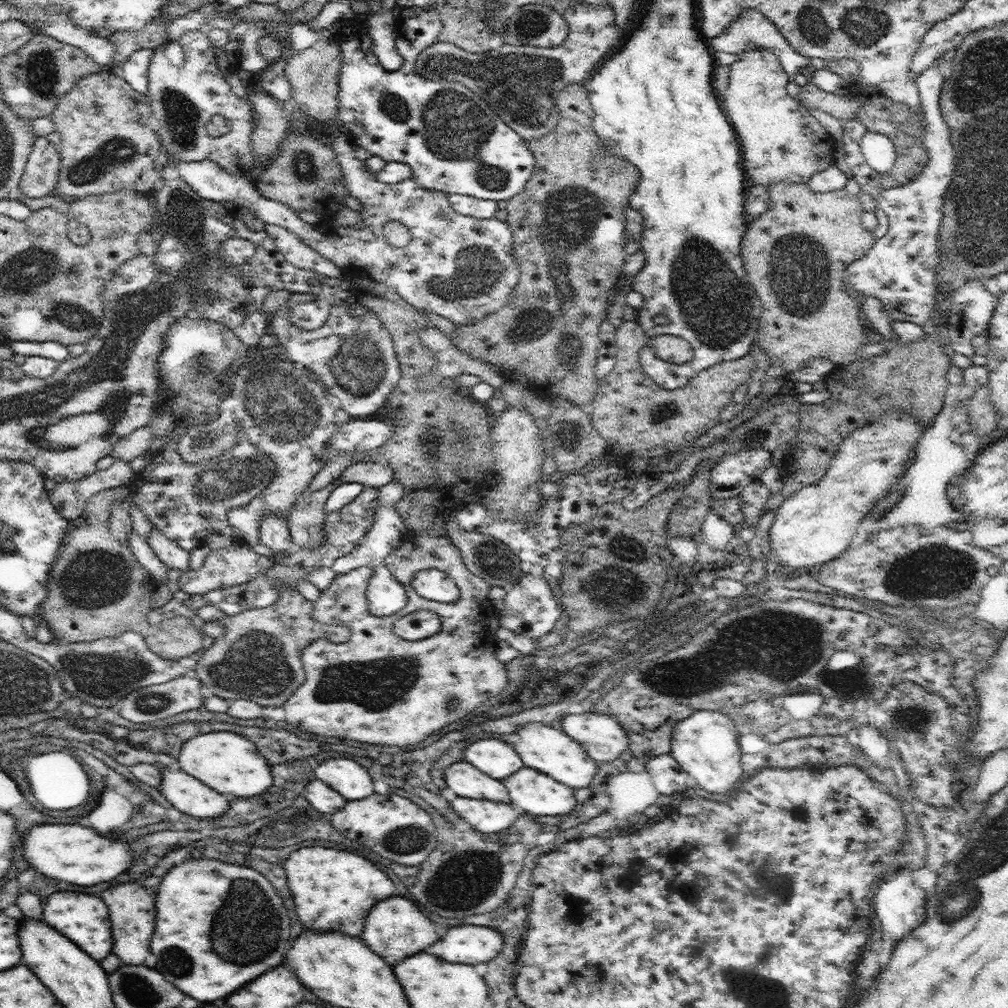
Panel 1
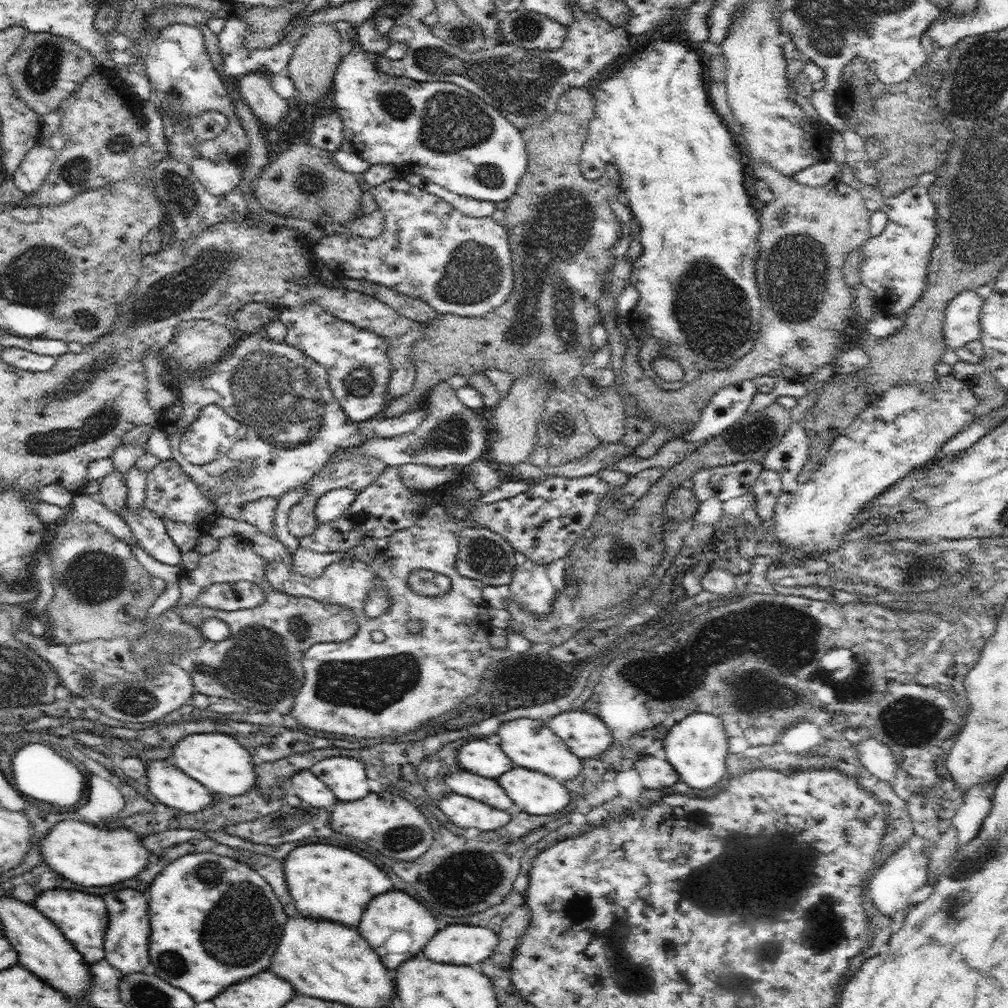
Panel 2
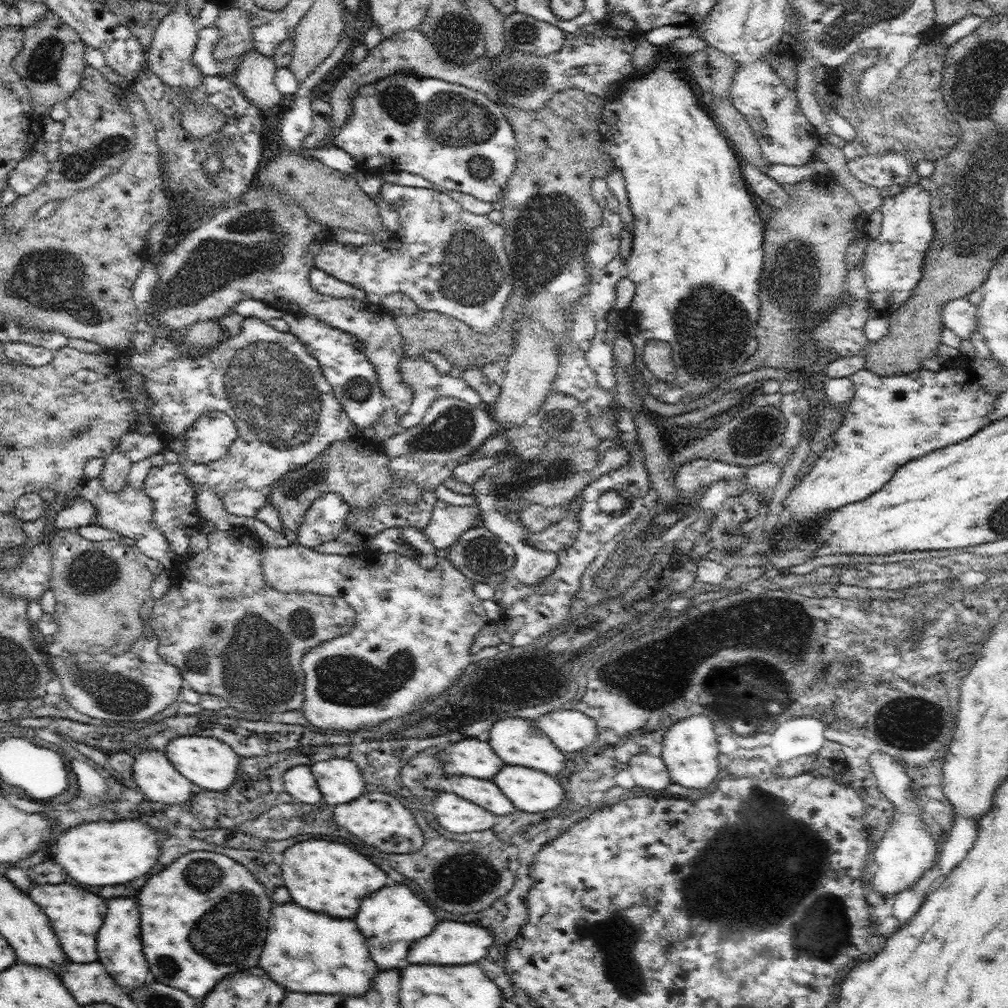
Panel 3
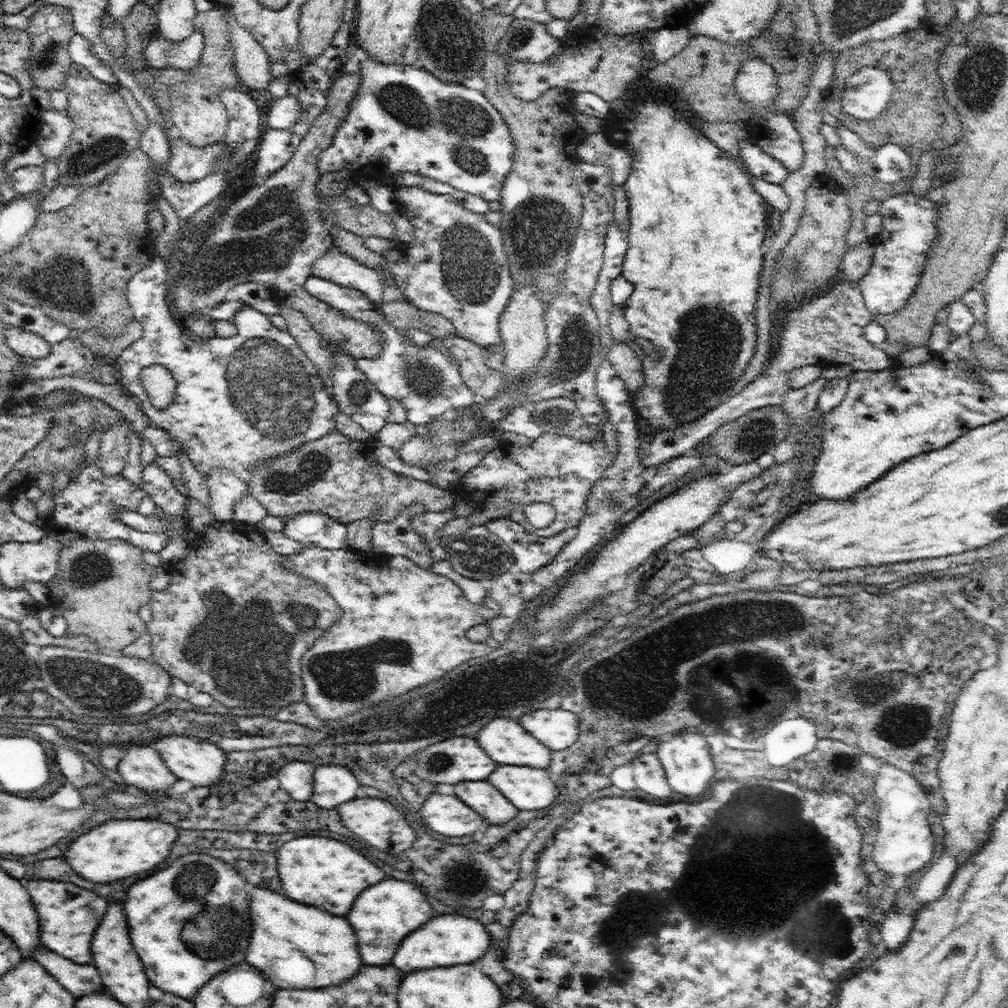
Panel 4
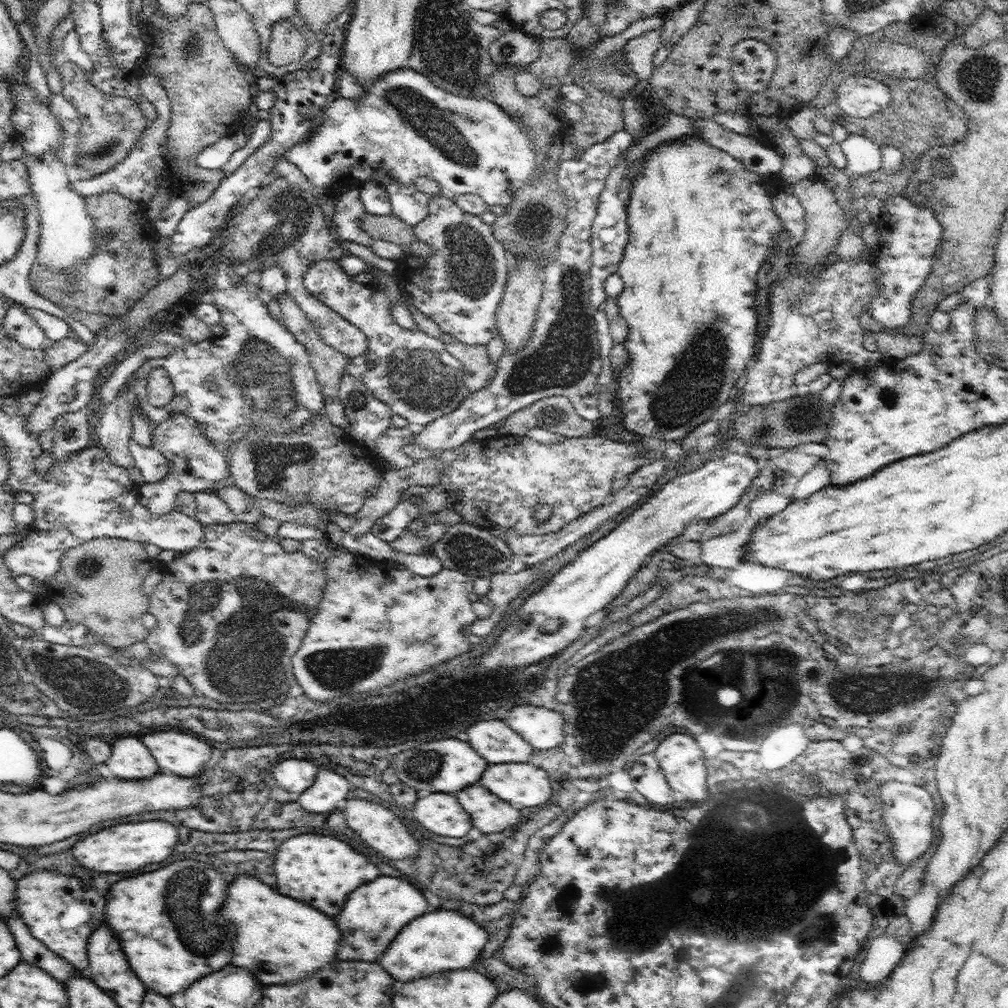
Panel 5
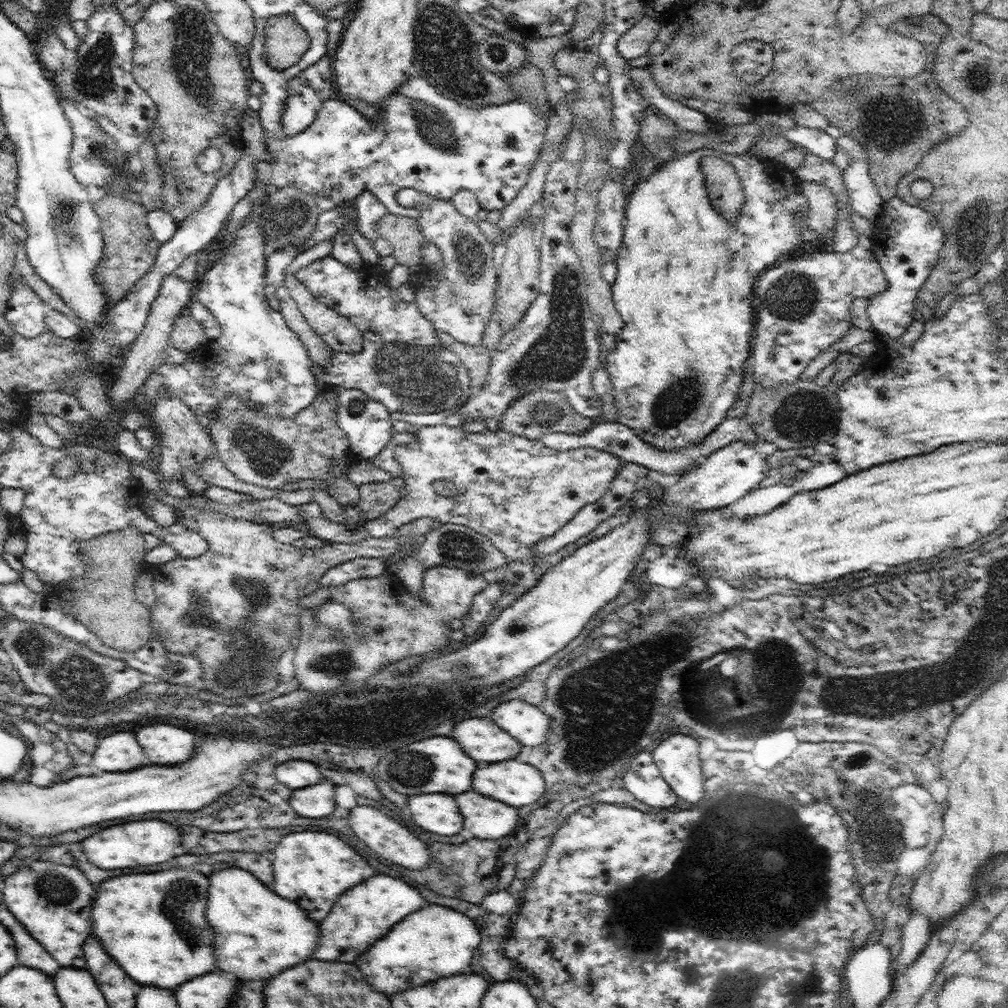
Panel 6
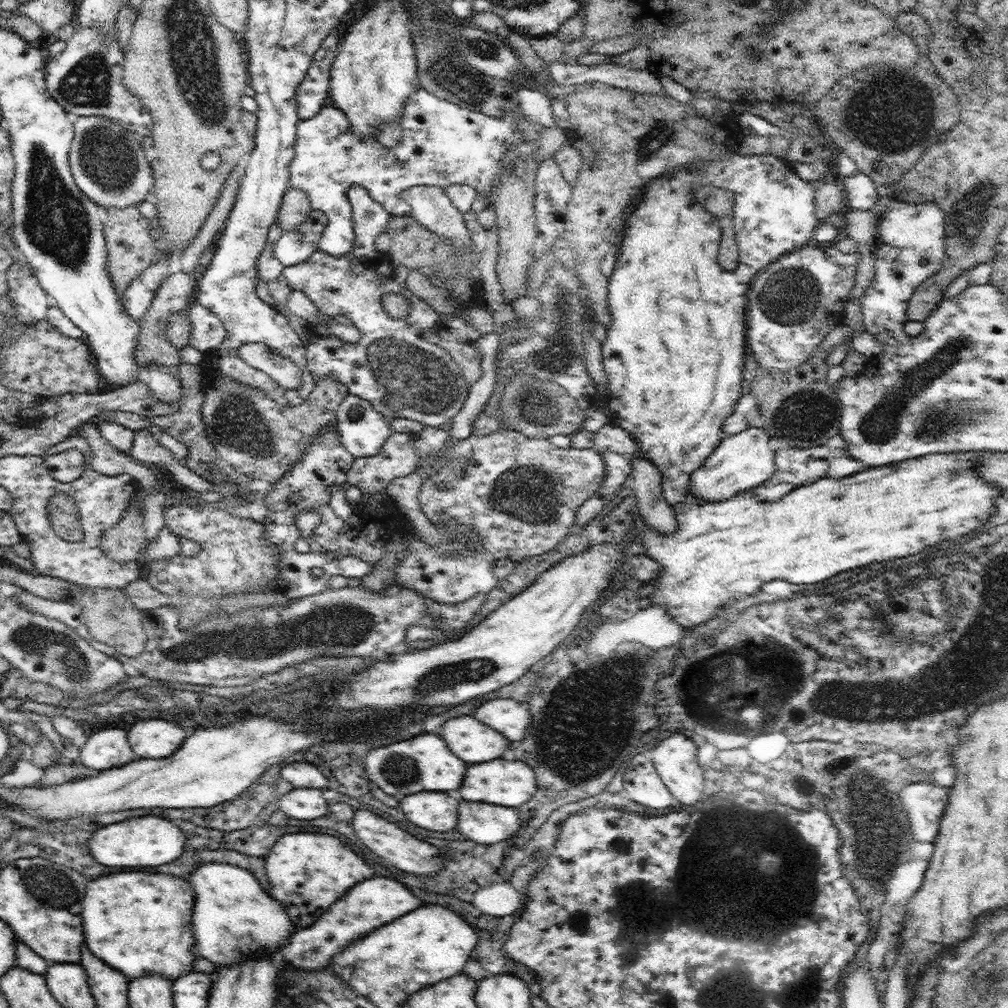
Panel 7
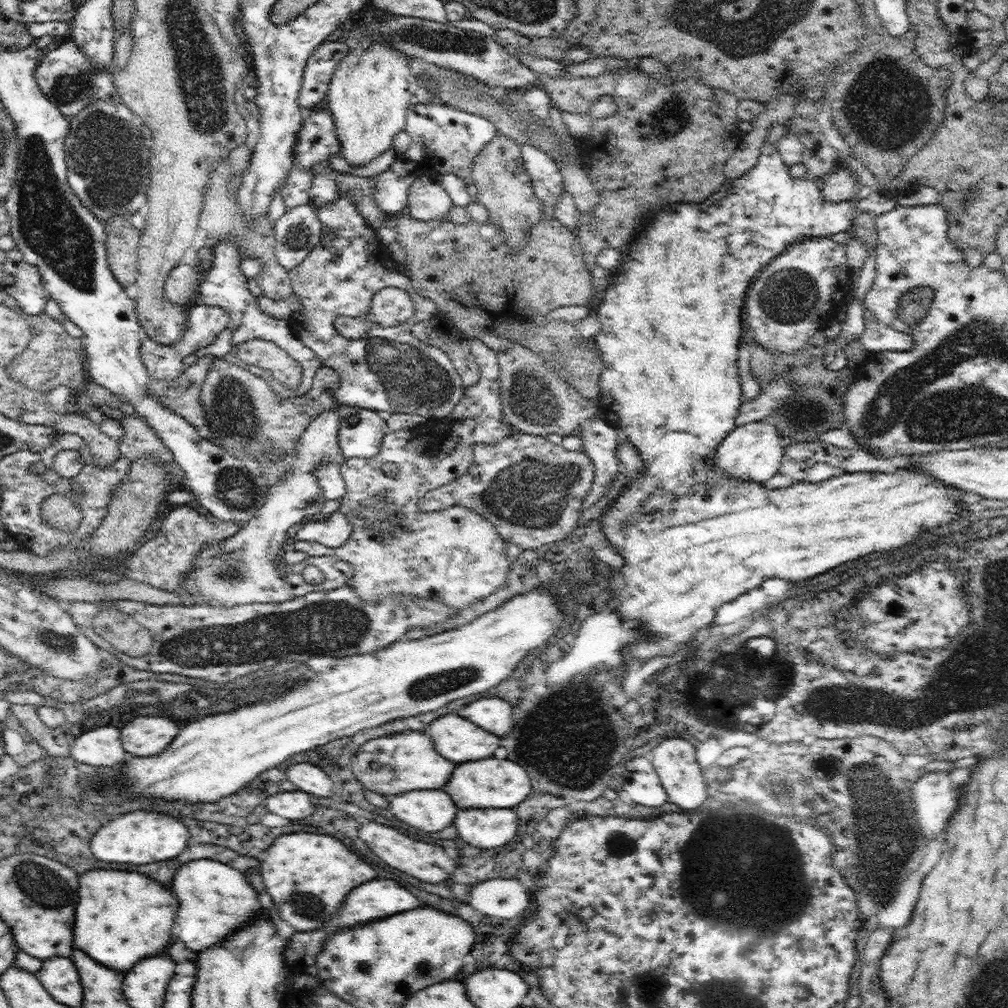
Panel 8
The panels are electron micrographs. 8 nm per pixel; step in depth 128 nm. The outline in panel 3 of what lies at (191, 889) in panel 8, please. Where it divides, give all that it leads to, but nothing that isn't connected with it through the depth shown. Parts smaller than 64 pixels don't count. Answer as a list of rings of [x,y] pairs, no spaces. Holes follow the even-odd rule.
[[[294,902],[280,904],[280,906],[274,904],[274,908],[270,910],[270,916],[274,924],[270,926],[258,965],[270,975],[274,982],[283,986],[287,991],[342,996],[361,996],[372,987],[379,968],[368,954],[366,940],[362,944],[362,934],[356,928],[354,920],[340,920],[340,918],[326,916],[322,912],[312,912]]]

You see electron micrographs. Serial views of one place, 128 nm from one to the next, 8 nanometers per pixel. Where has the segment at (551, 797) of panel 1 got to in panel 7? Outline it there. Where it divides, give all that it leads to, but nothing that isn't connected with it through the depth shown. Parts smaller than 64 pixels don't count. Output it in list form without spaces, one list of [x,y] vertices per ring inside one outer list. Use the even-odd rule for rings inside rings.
[[[490,760],[486,764],[470,764],[466,768],[462,788],[458,788],[462,800],[470,802],[488,802],[504,807],[522,806],[532,798],[536,792],[536,776],[530,766],[518,762],[518,760]]]

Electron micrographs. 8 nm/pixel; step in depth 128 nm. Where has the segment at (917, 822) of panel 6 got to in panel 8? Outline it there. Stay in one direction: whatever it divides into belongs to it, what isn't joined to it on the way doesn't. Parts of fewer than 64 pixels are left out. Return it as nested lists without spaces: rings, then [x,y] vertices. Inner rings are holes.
[[[928,772],[914,784],[912,800],[916,806],[918,824],[928,838],[944,832],[946,822],[958,812],[962,788],[950,779],[950,772]]]

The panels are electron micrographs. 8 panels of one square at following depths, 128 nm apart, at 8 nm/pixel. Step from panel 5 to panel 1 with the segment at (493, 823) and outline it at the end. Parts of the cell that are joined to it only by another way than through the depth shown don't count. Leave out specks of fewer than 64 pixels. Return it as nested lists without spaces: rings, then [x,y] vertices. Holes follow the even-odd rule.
[[[456,761],[445,770],[445,780],[447,787],[457,796],[510,804],[508,790],[504,788],[504,784],[483,773],[470,762]]]

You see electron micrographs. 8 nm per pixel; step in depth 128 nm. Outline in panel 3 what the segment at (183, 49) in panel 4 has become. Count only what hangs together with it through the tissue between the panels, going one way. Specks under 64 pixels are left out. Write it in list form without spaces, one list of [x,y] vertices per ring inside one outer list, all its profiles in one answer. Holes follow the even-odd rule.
[[[216,26],[212,27],[199,27],[197,32],[198,42],[197,47],[194,49],[194,55],[192,55],[192,62],[202,70],[202,74],[210,76],[225,76],[236,72],[239,58],[228,58],[224,62],[218,62],[214,58],[214,45],[218,43],[219,33]]]

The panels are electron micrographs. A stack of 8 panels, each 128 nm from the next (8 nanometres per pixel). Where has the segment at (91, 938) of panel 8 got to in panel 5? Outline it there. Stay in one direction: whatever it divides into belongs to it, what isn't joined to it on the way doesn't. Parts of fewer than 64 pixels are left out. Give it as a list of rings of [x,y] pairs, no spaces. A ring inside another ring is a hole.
[[[180,860],[156,872],[118,880],[110,888],[110,908],[106,904],[104,922],[110,924],[112,932],[122,940],[122,950],[130,968],[148,990],[167,997],[176,992],[183,993],[194,981],[232,962],[232,938],[236,936],[236,928],[218,912],[228,885],[216,870],[212,870],[212,866],[196,860]]]

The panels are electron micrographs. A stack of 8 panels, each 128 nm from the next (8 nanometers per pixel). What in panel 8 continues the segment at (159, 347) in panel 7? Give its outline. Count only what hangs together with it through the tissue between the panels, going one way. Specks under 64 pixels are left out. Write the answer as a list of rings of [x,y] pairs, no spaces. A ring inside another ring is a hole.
[[[188,264],[177,265],[165,280],[165,296],[169,302],[176,306],[190,306],[190,300],[199,291],[202,281],[200,265],[189,266]]]

